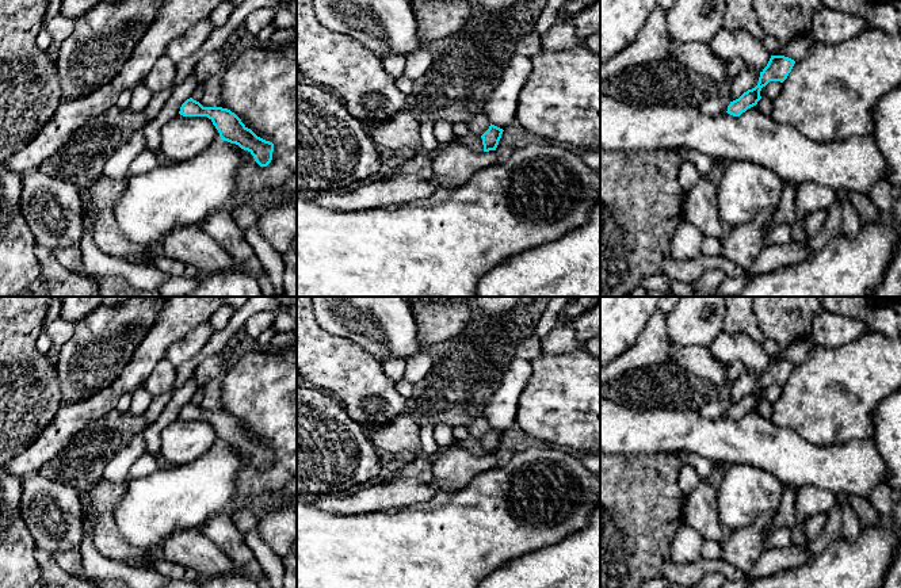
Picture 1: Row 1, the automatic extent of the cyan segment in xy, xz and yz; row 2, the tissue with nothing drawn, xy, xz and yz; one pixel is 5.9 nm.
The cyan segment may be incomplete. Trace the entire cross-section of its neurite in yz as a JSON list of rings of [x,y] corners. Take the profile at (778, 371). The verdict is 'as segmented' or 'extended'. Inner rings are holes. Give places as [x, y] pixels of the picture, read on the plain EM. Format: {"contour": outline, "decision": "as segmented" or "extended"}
{"contour": [[[771,359],[767,370],[760,375],[759,386],[755,392],[744,396],[738,402],[730,405],[728,409],[728,417],[740,420],[748,412],[757,408],[761,402],[760,394],[770,385],[783,386],[791,375],[795,364],[784,359]]], "decision": "as segmented"}

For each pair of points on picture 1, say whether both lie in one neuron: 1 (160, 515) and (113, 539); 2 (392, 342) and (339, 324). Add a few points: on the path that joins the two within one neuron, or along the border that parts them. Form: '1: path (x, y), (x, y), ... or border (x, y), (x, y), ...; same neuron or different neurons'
1: border (117, 503), (121, 535), (149, 552); different neurons
2: path (378, 328), (374, 324), (352, 324); same neuron

